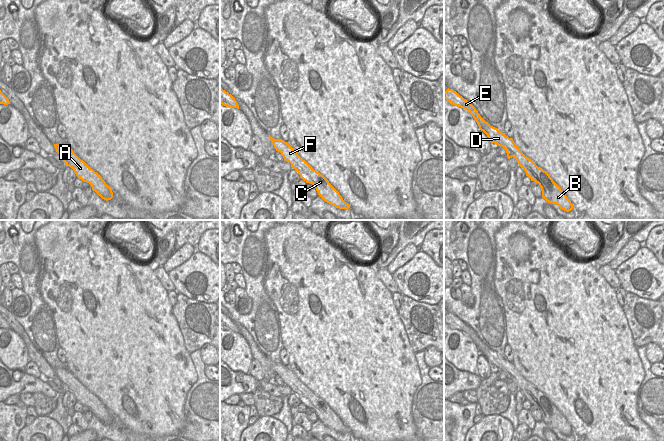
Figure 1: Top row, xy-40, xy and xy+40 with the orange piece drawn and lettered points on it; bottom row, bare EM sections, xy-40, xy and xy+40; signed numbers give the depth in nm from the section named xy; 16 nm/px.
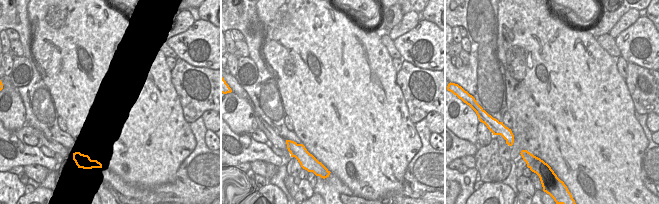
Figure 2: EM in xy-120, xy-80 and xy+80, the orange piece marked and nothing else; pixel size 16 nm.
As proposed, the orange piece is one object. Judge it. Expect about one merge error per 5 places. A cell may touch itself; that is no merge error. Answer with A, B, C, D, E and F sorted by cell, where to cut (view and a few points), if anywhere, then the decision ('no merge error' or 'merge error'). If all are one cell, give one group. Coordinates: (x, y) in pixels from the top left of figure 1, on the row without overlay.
A B C D E F | no cut | no merge error

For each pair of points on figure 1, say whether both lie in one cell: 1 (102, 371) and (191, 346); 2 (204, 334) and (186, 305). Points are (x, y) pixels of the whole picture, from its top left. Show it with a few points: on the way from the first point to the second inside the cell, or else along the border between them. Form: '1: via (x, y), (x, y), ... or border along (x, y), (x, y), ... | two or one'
1: border along (178, 325), (184, 347), (190, 353) | two
2: via (204, 327), (189, 312) | one

